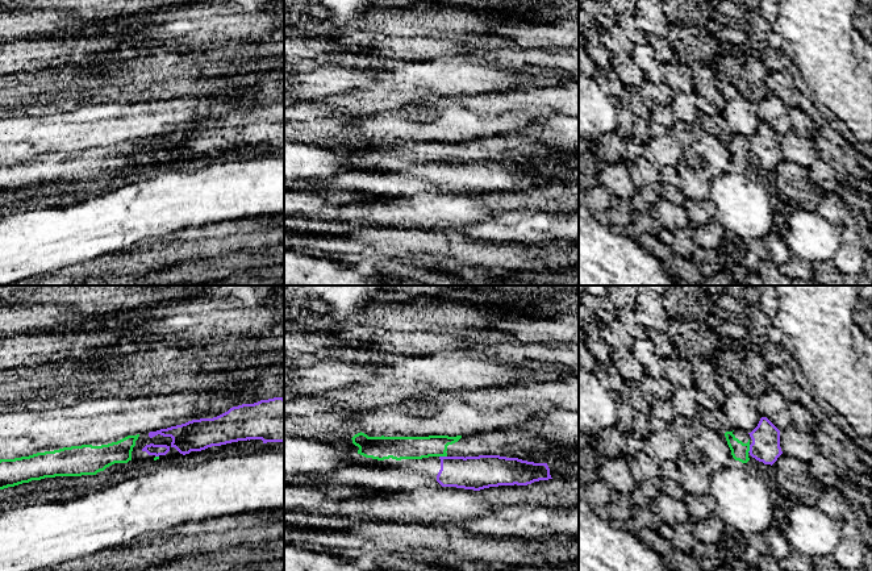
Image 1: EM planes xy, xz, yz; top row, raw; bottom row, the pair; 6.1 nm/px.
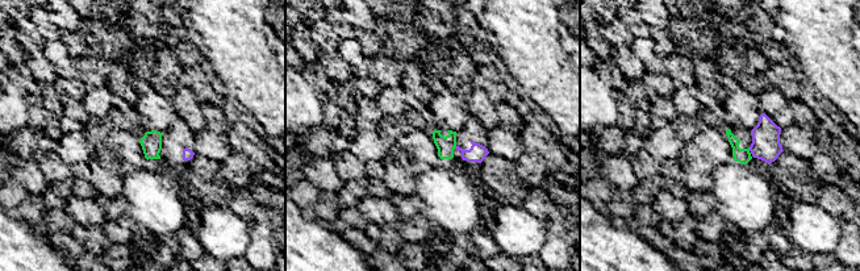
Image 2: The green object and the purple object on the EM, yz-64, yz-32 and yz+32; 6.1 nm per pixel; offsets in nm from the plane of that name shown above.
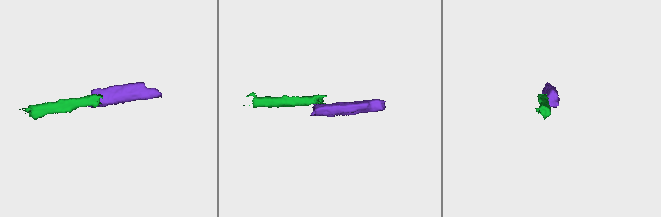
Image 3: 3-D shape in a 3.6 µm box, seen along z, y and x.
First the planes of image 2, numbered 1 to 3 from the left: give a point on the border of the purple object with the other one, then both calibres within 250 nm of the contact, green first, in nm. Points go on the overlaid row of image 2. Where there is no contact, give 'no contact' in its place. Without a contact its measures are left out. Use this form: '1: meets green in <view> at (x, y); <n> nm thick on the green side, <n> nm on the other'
1: no contact
2: no contact
3: meets green in yz+32 at (748, 149); 90 nm thick on the green side, 180 nm on the other

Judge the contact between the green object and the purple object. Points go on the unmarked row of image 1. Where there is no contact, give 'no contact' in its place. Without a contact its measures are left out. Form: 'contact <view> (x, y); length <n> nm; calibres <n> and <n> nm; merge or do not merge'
contact xz (443, 161); length 50 nm; calibres 140 and 200 nm; do not merge

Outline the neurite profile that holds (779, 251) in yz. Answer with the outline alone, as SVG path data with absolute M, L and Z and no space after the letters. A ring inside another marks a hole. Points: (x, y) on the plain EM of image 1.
M772 229L764 238L763 242L769 253L769 259L776 264L781 266L789 261L793 255L776 229Z

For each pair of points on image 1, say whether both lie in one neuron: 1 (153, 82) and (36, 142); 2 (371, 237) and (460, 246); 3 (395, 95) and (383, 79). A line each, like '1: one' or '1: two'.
1: two
2: one
3: two

